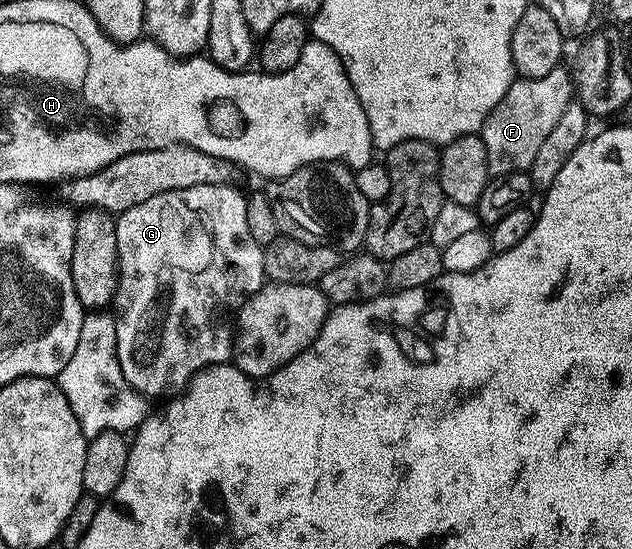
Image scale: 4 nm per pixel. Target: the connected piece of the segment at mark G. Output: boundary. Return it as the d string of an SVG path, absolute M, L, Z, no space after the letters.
M197 184L193 188L181 188L180 190L170 190L169 192L161 192L157 196L153 196L149 200L145 200L141 204L137 204L133 208L122 211L115 218L115 231L117 232L117 252L119 253L119 292L118 297L123 298L123 311L117 314L117 321L115 324L115 331L117 332L117 360L121 364L121 372L125 376L127 383L136 390L138 394L142 394L148 400L154 398L163 398L162 400L170 400L180 392L186 390L190 384L191 379L195 375L207 369L209 366L221 366L230 363L233 358L233 343L235 340L235 328L237 325L237 315L239 310L245 305L249 298L252 298L259 289L265 285L265 275L263 273L263 247L257 244L257 240L253 240L253 235L249 233L249 216L247 215L247 198L244 195L239 195L234 190L234 185L231 184Z

